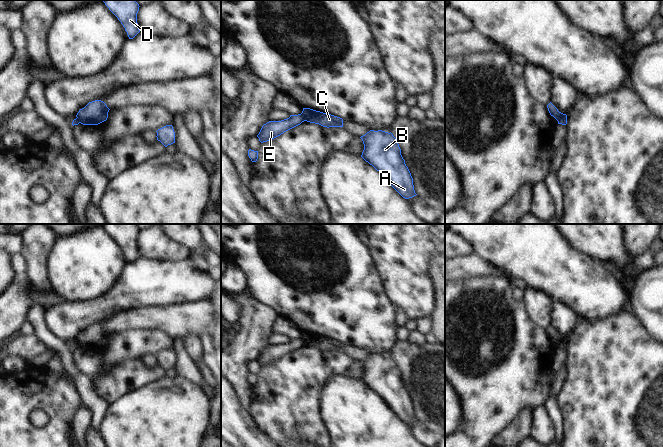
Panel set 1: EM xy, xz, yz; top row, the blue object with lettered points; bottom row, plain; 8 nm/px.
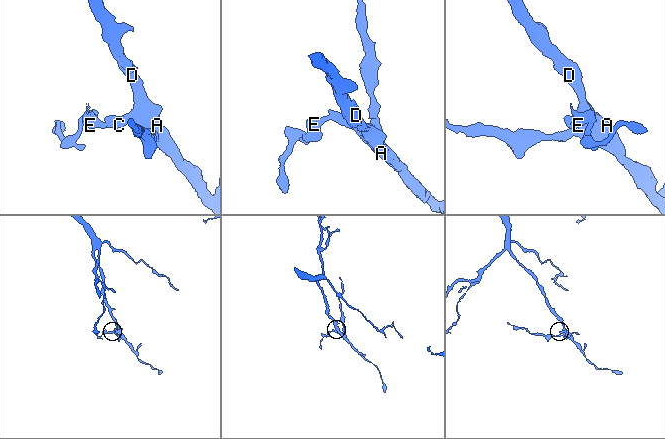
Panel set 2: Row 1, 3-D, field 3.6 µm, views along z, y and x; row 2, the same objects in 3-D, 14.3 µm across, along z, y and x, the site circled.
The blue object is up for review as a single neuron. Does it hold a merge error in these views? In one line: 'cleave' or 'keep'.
cleave

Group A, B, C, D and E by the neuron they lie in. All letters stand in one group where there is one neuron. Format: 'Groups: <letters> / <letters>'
Groups: A B C D / E.

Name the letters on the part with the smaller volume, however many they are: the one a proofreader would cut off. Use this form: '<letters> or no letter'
E.

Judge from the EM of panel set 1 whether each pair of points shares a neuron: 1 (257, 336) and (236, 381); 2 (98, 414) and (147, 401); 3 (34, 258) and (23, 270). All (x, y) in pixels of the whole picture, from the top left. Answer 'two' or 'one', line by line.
1: one
2: two
3: two

